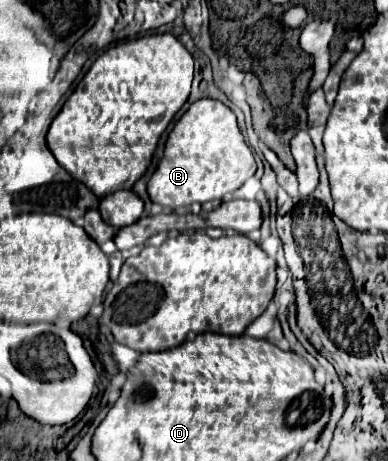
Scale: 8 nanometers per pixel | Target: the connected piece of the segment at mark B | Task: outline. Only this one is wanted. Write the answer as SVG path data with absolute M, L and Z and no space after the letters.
M202 98L202 100L196 100L184 112L184 116L176 122L172 132L168 134L164 156L162 156L156 172L152 174L152 178L148 182L148 194L150 194L152 202L156 202L164 208L190 206L194 202L202 204L208 200L220 200L228 192L238 190L250 176L254 176L254 172L256 172L256 160L254 160L250 146L244 140L244 134L238 128L235 114L228 106L224 106L218 100Z

